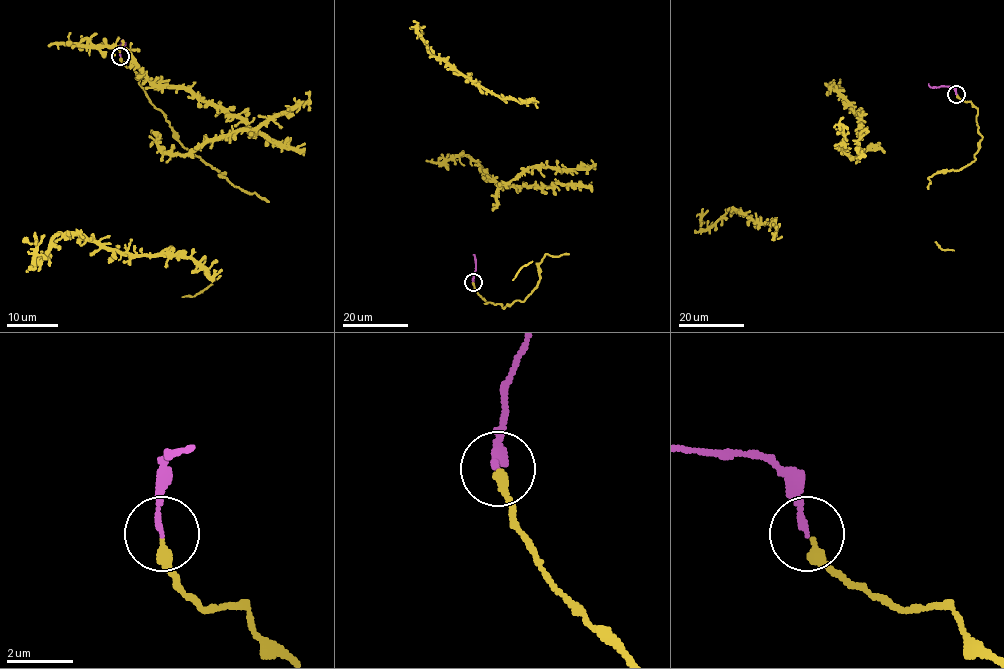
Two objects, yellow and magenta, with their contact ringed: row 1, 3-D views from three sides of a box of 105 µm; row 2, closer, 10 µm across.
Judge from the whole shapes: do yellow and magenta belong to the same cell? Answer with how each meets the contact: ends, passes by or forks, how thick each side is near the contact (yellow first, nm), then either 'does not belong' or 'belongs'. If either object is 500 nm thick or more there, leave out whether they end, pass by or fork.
yellow ends there; magenta ends there; 320 nm thick on the yellow side, 160 nm on the other; belongs

